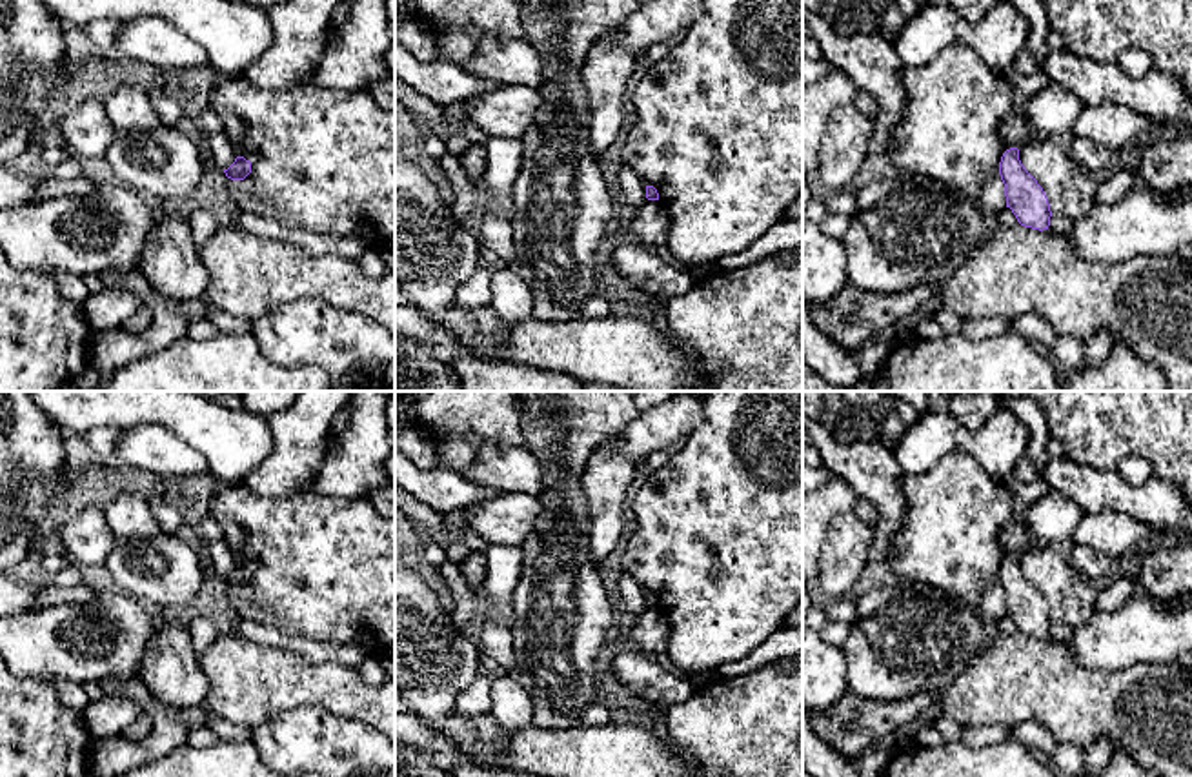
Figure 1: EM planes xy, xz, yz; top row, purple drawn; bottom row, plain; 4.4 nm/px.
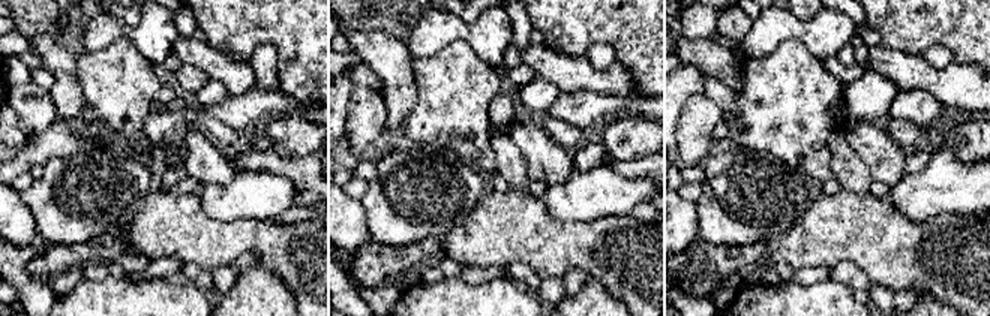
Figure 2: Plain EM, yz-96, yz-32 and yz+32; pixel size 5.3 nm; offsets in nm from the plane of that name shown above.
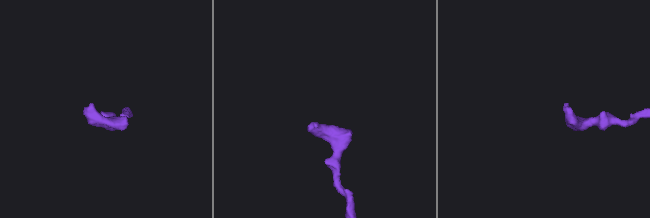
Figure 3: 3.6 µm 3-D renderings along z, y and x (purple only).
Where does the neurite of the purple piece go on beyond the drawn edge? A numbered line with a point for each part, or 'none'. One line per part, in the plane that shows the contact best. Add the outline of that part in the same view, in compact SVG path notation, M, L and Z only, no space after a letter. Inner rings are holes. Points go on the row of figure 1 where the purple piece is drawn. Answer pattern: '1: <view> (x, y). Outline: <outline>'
none

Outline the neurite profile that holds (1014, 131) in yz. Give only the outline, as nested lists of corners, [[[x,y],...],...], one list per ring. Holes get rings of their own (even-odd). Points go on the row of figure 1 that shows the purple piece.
[[[1010,116],[1001,124],[999,135],[1006,149],[1019,149],[1030,138],[1030,127],[1025,118]]]

